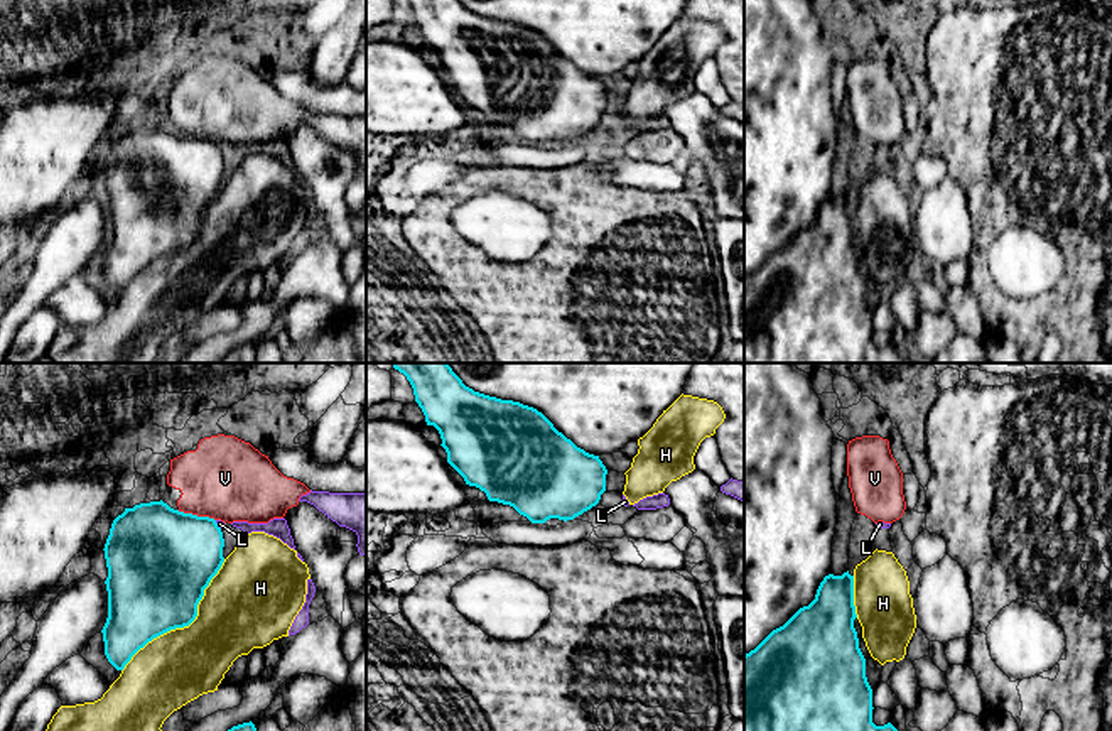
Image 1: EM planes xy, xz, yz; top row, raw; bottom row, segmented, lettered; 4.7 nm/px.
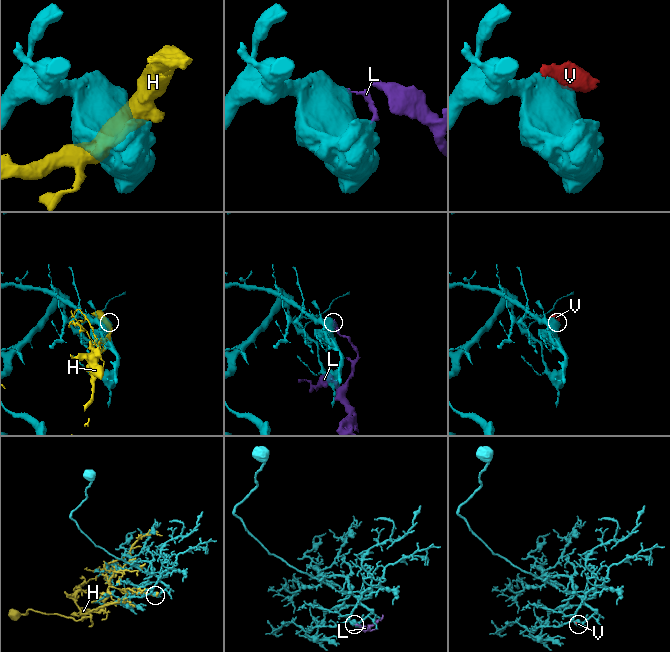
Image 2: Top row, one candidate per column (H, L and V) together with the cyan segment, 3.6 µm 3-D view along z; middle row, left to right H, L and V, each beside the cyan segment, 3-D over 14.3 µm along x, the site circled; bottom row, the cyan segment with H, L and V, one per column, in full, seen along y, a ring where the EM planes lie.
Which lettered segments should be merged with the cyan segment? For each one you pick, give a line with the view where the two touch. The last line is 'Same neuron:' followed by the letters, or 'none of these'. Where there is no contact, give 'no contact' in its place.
Same neuron: none of these

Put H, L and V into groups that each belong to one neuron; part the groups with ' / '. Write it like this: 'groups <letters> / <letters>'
groups H / L V

